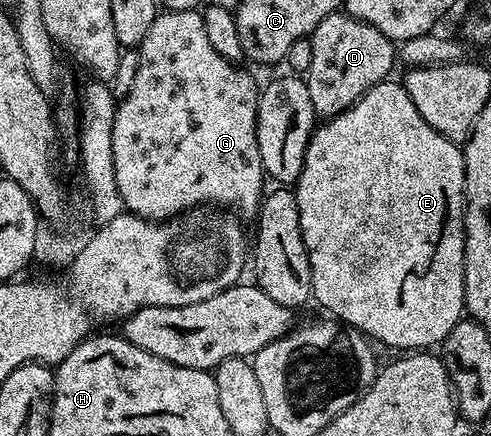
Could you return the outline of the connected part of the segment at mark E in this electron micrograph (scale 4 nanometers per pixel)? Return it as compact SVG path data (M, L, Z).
M385 80L371 86L368 91L363 94L357 102L351 106L346 112L336 114L333 118L321 121L319 125L313 129L312 138L308 142L306 148L306 156L302 164L302 172L300 179L294 184L294 193L296 203L298 204L298 216L300 217L300 227L302 228L302 240L306 244L306 252L310 260L310 272L312 273L312 298L320 301L320 306L324 310L329 310L333 319L339 320L343 325L350 326L354 330L360 331L361 334L369 339L381 342L384 346L393 346L394 349L400 350L396 352L424 352L429 348L436 348L444 341L444 337L450 332L450 328L454 328L454 324L458 324L460 319L465 317L464 308L464 151L457 143L446 140L446 136L442 136L442 132L434 132L434 128L430 128L430 124L426 124L426 120L422 120L418 108L414 108L414 100L410 100L410 92L406 92L406 88L399 81Z

